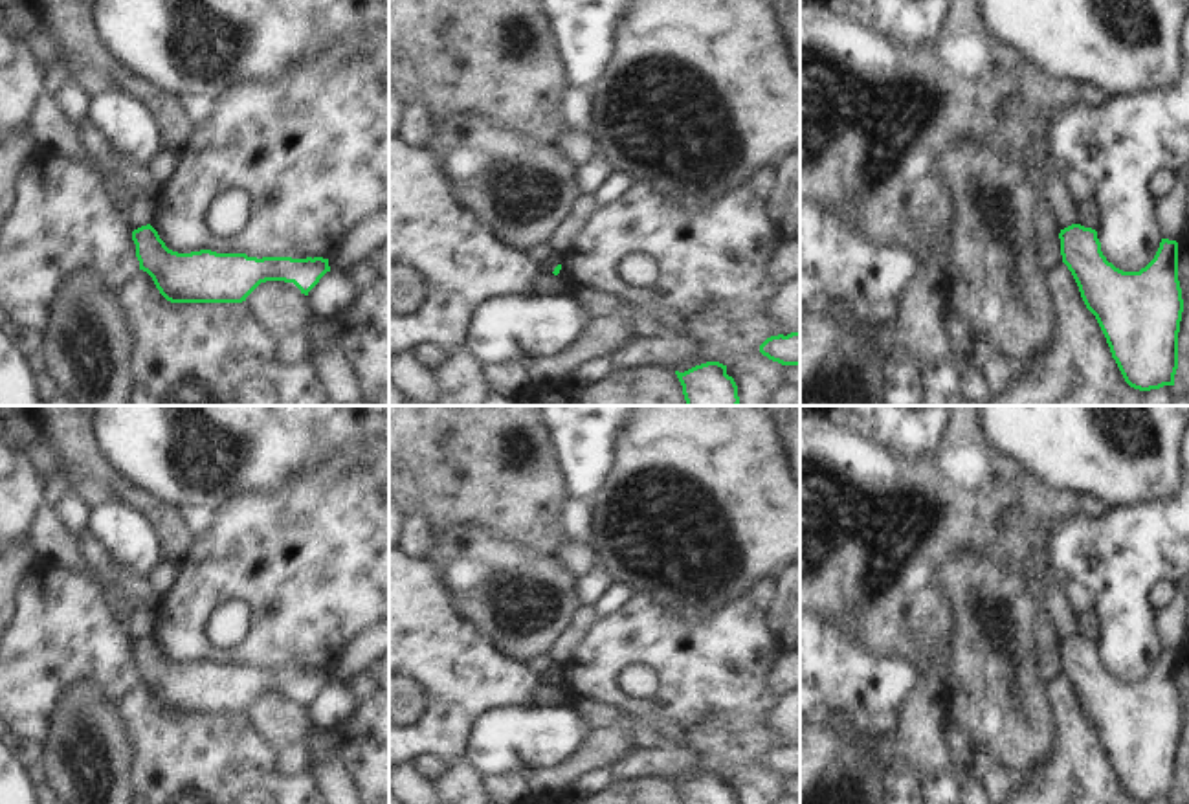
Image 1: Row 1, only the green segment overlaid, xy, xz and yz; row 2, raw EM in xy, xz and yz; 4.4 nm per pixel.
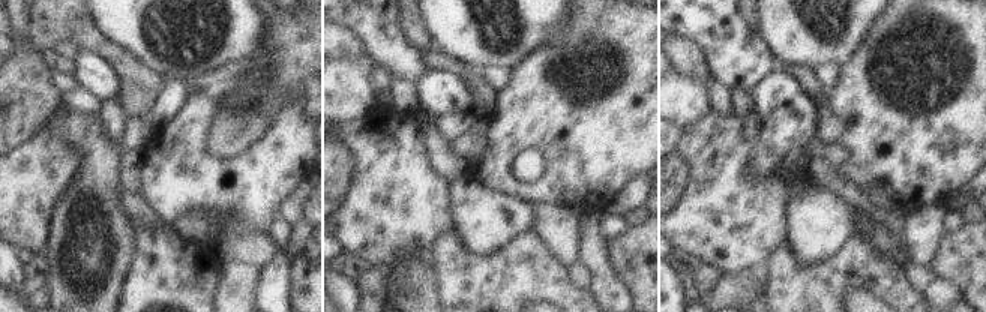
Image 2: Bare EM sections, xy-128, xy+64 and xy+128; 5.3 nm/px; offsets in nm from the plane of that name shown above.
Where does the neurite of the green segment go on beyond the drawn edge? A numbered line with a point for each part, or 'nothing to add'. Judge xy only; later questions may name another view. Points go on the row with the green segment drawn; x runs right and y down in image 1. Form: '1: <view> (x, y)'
nothing to add

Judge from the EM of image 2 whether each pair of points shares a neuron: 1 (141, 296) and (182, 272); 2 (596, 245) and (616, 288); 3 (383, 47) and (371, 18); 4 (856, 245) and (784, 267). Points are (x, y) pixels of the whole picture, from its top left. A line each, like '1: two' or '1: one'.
1: one
2: one
3: one
4: one

